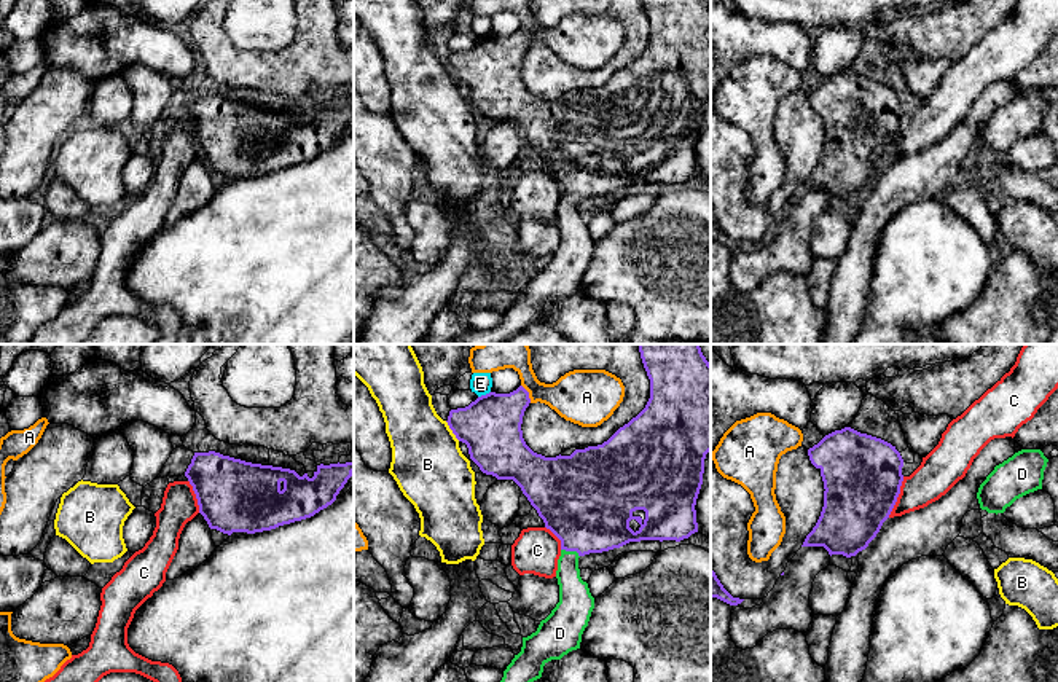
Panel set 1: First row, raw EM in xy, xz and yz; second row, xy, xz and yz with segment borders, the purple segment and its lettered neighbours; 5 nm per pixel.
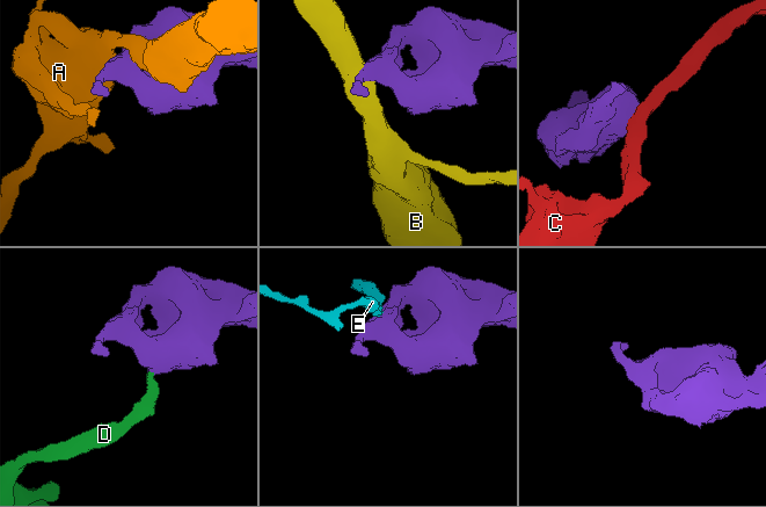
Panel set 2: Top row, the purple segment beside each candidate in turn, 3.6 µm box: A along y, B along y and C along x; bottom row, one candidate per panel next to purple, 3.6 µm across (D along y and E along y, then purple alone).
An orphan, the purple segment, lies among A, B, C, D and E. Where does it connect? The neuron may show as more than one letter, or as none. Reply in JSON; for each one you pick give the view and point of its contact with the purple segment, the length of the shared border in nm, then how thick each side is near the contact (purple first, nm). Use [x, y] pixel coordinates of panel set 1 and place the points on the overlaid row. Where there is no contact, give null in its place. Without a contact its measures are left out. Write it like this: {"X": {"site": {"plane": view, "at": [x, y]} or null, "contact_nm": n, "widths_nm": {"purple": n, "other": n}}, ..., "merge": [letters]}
{"D": {"site": {"plane": "xz", "at": [571, 550]}, "contact_nm": 100, "widths_nm": {"purple": 460, "other": 160}}, "merge": ["D"]}

